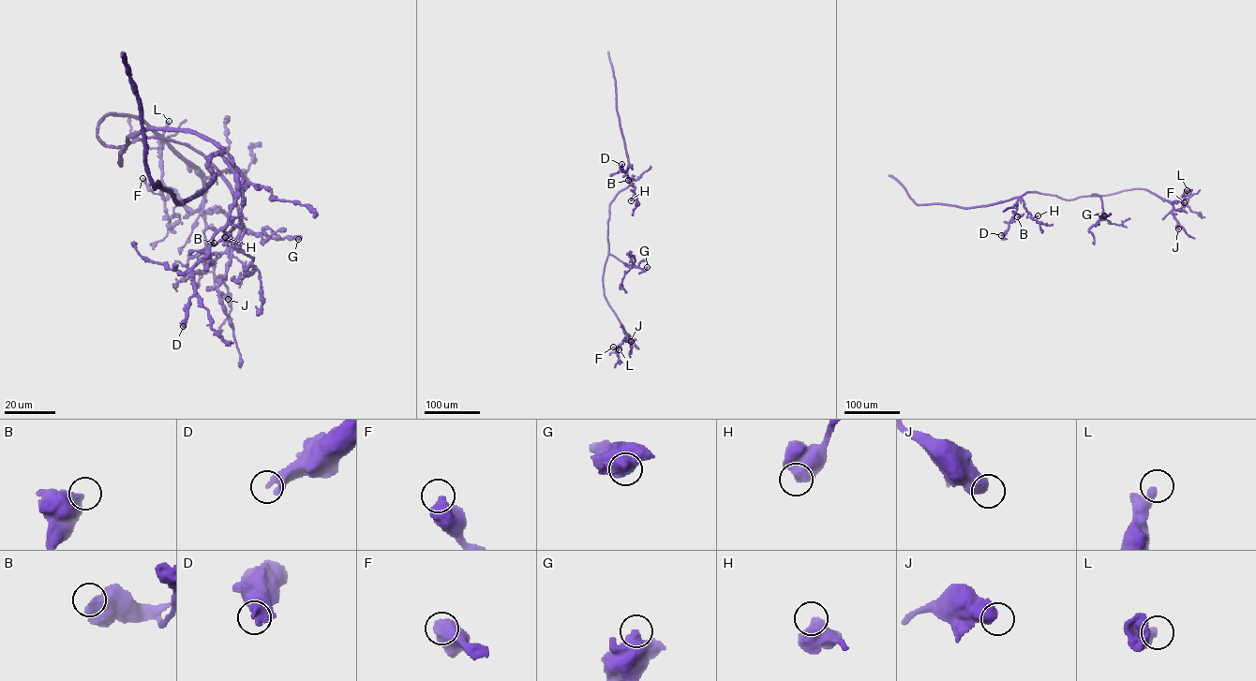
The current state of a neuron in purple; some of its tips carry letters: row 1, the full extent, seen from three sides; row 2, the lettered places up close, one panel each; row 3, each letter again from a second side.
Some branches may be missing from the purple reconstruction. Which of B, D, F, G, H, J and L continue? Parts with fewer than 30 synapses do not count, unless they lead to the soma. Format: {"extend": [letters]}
{"extend": ["L"]}

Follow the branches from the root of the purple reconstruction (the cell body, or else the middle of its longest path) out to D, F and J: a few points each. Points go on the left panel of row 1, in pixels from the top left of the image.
D: (127, 141), (144, 130), (191, 130), (221, 149), (233, 173), (230, 218), (192, 270), (193, 294), (183, 326)
F: (127, 141), (120, 164), (97, 125), (141, 118), (199, 174), (201, 206), (142, 178)
J: (127, 141), (120, 164), (124, 148), (105, 144), (97, 125), (141, 118), (201, 176), (205, 248), (228, 299)

